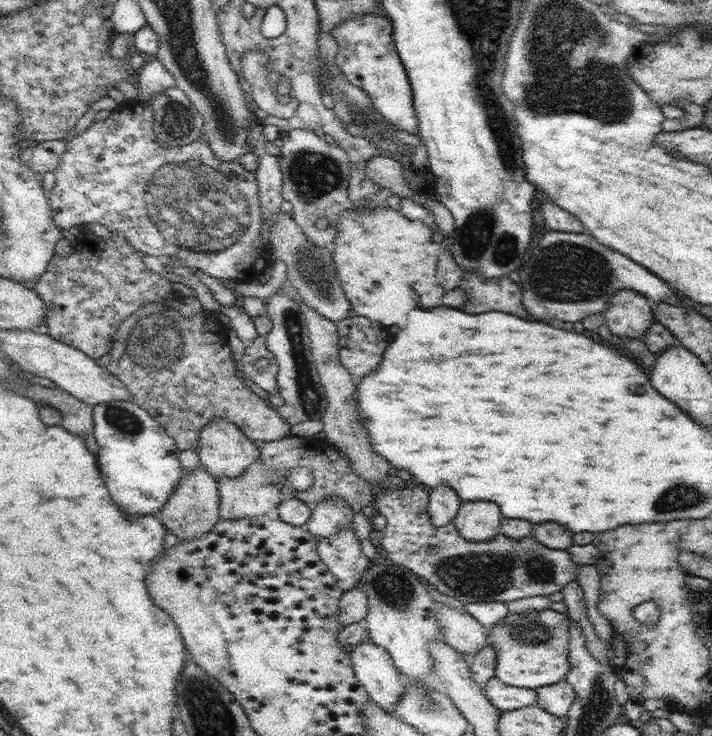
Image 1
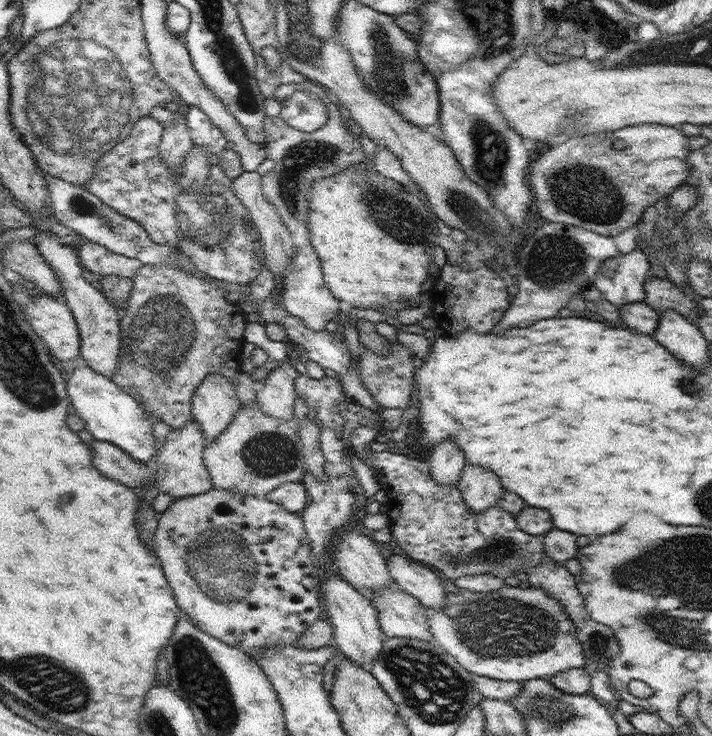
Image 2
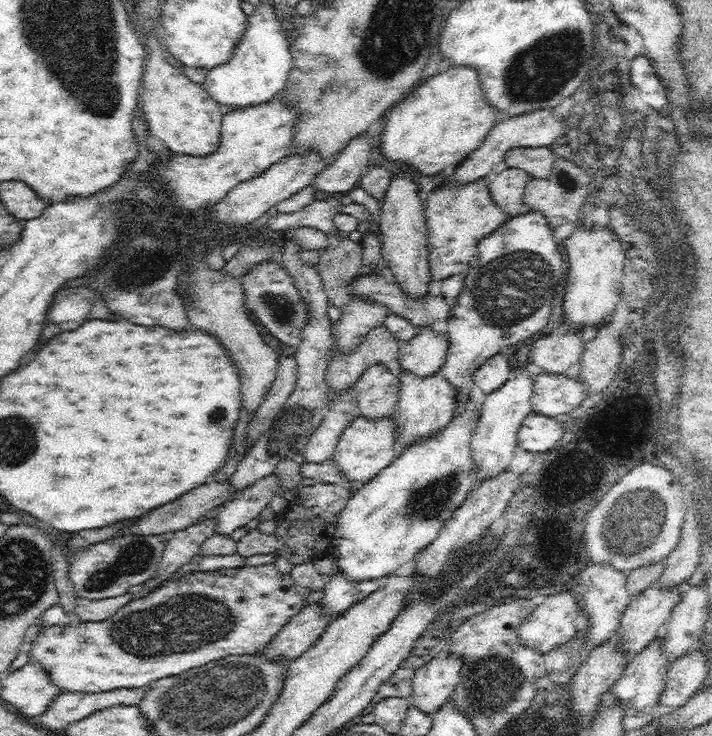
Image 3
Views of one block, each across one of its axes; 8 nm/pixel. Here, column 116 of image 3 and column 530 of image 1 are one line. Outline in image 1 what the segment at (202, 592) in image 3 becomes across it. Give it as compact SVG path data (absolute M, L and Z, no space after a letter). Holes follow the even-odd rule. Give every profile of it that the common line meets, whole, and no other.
M550 608L536 612L524 612L520 614L508 613L504 620L500 620L496 627L488 630L487 642L496 650L495 676L510 686L518 686L525 689L537 689L563 681L570 672L568 661L570 643L570 620L568 614L555 612Z

